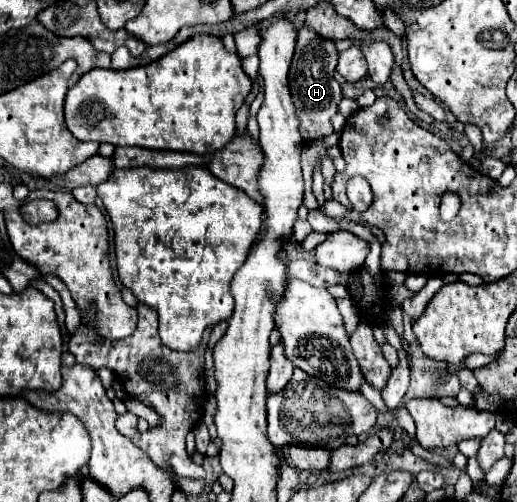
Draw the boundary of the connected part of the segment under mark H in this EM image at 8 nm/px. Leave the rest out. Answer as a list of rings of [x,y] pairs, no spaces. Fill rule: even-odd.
[[[306,27],[298,31],[296,53],[292,59],[292,69],[290,69],[290,89],[296,103],[296,113],[302,121],[302,137],[306,141],[322,139],[334,133],[330,119],[332,115],[336,115],[338,101],[342,99],[342,89],[338,81],[334,79],[336,61],[338,61],[338,51],[334,47],[334,41],[326,41]]]

